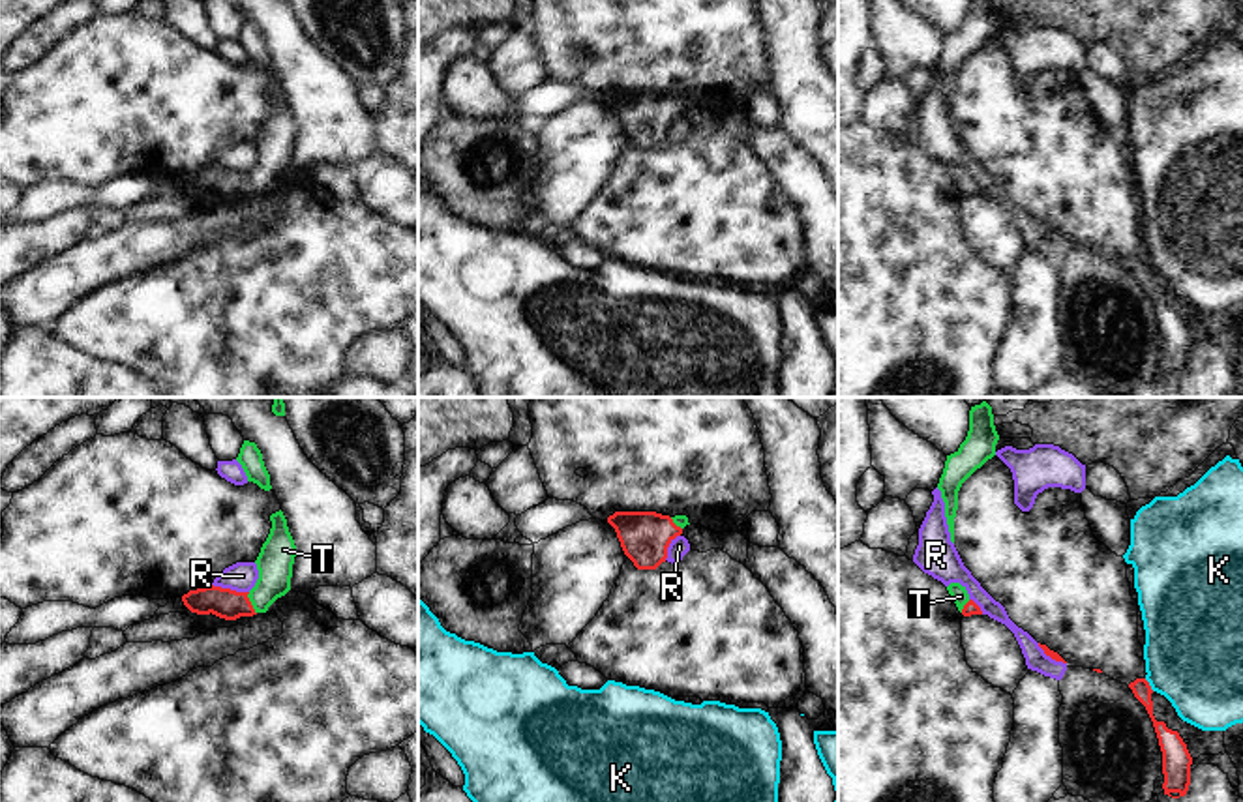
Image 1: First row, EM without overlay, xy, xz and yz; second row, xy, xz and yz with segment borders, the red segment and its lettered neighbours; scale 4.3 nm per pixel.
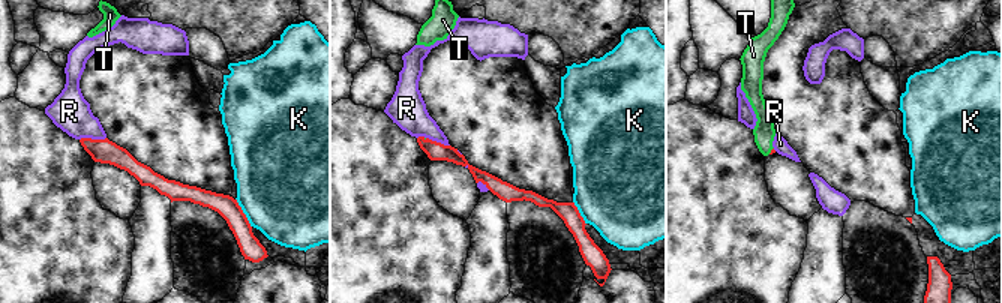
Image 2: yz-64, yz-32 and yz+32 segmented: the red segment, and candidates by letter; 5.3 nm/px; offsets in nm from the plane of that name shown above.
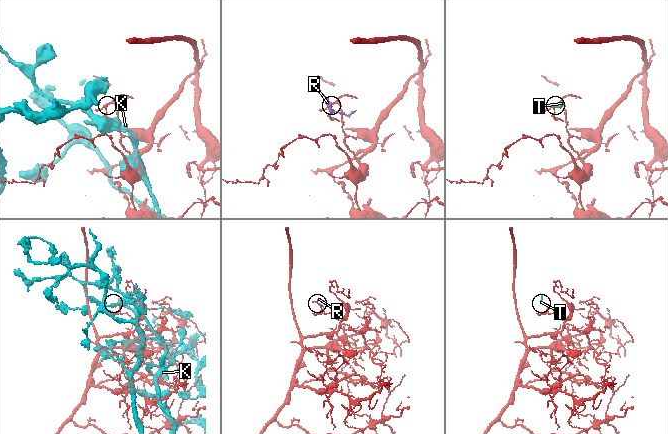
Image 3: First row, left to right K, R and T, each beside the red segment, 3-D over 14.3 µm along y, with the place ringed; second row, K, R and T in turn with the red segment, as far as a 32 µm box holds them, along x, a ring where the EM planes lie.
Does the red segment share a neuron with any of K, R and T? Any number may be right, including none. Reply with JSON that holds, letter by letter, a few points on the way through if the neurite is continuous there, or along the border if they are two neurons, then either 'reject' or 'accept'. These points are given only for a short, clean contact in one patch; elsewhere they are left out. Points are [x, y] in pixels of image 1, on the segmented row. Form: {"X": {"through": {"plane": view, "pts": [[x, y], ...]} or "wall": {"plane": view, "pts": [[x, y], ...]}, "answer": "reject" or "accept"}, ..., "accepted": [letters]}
{"K": {"answer": "reject"}, "R": {"answer": "reject"}, "T": {"through": {"plane": "xy", "pts": [[227, 604], [250, 604], [274, 579], [274, 563]]}, "answer": "accept"}, "accepted": ["T"]}

